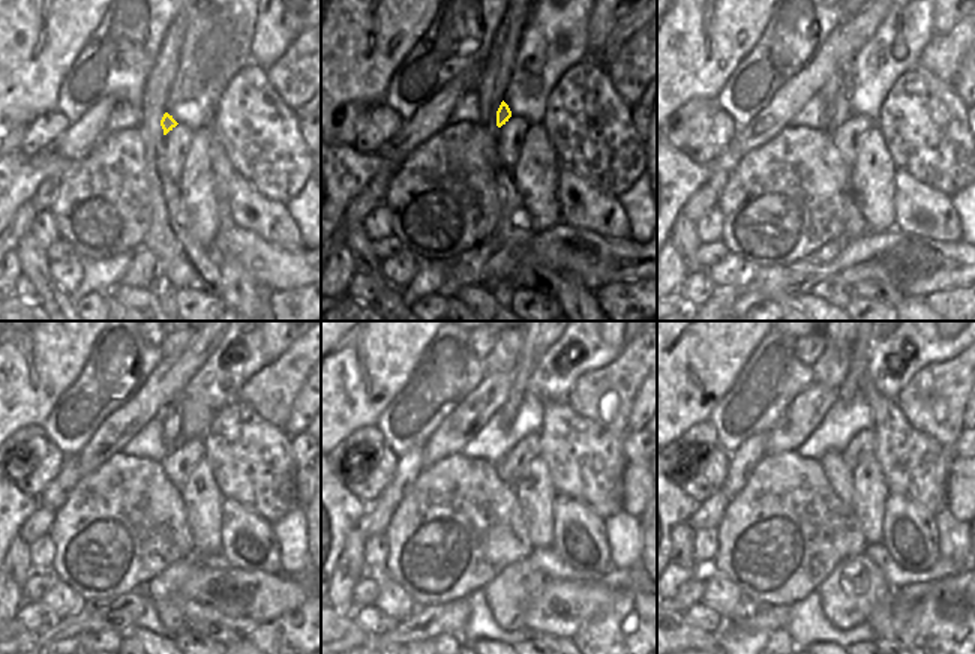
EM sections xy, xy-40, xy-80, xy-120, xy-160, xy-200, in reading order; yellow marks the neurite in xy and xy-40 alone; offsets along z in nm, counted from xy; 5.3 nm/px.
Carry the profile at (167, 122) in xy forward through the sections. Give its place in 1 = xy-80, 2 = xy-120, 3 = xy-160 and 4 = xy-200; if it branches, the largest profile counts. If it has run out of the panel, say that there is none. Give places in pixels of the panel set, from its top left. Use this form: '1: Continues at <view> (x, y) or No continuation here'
1: Continues at xy-80 (840, 110)
2: Continues at xy-120 (171, 416)
3: Continues at xy-160 (525, 363)
4: Continues at xy-200 (852, 384).

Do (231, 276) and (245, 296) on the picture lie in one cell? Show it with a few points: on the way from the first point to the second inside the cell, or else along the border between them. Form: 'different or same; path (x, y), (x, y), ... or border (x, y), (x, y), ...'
same; path (237, 281), (242, 284), (242, 290)

